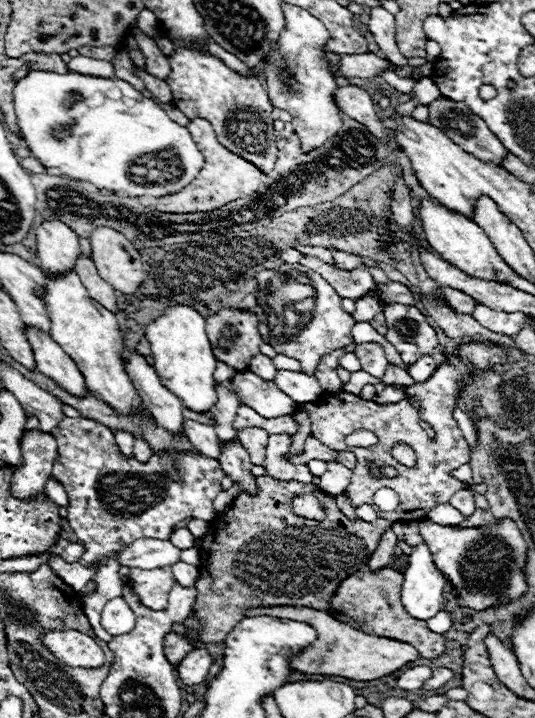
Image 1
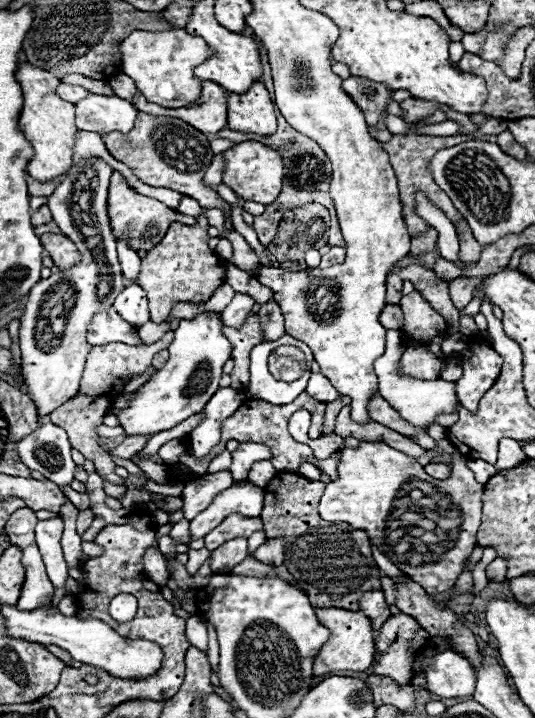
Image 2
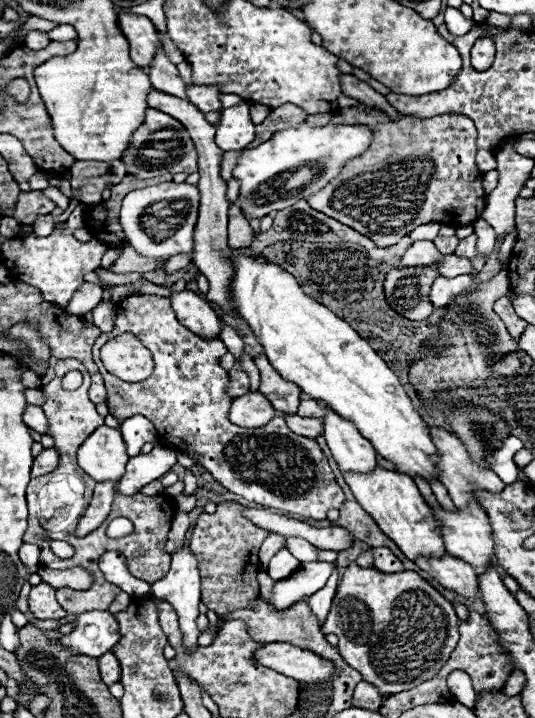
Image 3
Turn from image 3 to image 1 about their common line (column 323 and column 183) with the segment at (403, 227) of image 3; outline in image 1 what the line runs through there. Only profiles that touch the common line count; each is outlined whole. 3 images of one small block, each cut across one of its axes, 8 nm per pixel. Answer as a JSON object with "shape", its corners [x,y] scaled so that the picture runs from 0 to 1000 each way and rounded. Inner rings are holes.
{"shape":[[[363,164],[363,167],[355,167],[351,181],[355,181],[359,192],[366,195],[370,209],[381,214],[381,231],[378,231],[370,248],[355,259],[348,259],[344,265],[336,265],[329,270],[314,270],[307,276],[295,276],[295,281],[288,284],[292,292],[307,292],[307,295],[321,295],[321,298],[393,295],[393,292],[404,292],[404,290],[426,284],[426,281],[437,281],[441,276],[467,273],[486,262],[497,242],[490,237],[479,237],[479,231],[471,226],[460,226],[445,214],[434,214],[430,209],[411,203],[393,170],[385,170],[378,164]]]}

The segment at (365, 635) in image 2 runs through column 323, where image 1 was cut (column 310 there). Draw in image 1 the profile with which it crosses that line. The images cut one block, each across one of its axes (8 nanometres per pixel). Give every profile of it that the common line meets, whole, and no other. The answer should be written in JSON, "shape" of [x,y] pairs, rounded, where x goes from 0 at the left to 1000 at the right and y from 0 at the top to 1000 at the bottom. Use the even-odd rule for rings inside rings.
{"shape":[[[512,844],[512,847],[471,847],[460,852],[460,858],[479,858],[479,855],[508,855],[520,861],[546,861],[546,864],[576,866],[579,872],[587,872],[587,877],[594,880],[591,894],[583,900],[576,900],[576,905],[564,905],[553,916],[546,916],[546,930],[564,939],[639,942],[650,947],[684,950],[684,947],[707,947],[707,944],[729,942],[733,936],[748,933],[763,922],[774,922],[785,916],[781,905],[759,894],[680,883],[677,877],[665,877],[658,872],[643,872],[643,869],[628,866],[624,861],[617,861],[602,850],[564,847],[564,844],[546,844],[546,847],[542,844],[535,844],[535,847]]]}

